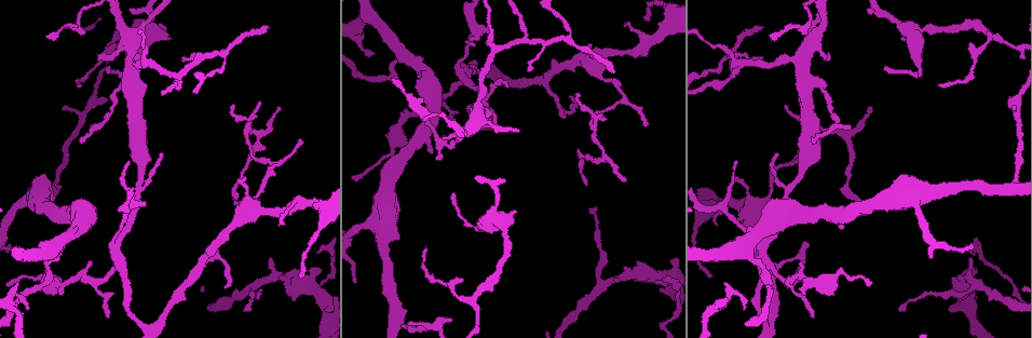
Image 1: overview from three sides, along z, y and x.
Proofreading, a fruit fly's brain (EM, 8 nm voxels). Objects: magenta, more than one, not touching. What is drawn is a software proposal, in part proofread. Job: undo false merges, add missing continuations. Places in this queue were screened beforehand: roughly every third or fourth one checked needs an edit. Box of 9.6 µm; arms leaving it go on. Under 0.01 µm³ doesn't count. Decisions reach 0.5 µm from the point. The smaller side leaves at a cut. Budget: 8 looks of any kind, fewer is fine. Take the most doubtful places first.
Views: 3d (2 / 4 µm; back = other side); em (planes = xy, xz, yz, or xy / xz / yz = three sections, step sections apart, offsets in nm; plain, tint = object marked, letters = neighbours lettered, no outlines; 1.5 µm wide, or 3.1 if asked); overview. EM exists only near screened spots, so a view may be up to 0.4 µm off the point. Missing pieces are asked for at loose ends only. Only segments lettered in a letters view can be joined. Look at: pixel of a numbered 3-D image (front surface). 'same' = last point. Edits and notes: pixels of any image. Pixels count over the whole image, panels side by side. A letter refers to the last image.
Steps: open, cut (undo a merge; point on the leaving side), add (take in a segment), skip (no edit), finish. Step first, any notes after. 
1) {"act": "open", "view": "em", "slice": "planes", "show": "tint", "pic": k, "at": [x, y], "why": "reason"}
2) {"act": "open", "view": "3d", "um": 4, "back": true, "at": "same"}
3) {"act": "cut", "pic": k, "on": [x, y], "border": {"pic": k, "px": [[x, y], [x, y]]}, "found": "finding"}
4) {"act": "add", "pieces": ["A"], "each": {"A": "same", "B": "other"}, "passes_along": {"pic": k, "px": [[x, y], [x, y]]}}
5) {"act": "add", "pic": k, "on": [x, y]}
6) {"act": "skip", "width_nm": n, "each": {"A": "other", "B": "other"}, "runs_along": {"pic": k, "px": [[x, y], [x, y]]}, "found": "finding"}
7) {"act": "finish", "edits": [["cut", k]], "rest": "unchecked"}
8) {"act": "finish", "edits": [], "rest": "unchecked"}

{"act": "open", "view": "3d", "um": 2, "pic": 1, "at": [268, 28], "why": "thin end"}

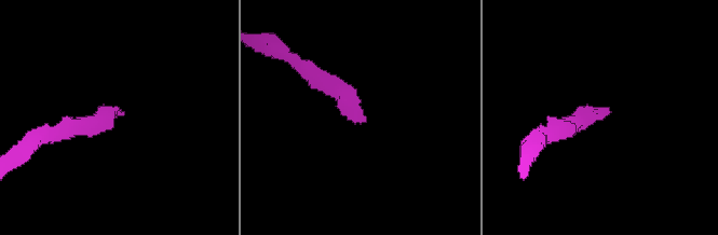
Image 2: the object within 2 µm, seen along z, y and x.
{"act": "open", "view": "em", "slice": "yz", "step": 8, "show": "letters", "pic": 2, "at": [365, 119], "why": "need the tissue"}

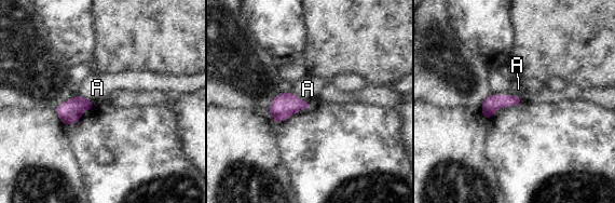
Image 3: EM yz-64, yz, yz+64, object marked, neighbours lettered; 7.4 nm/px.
{"act": "open", "view": "em", "slice": "planes", "show": "letters", "at": "same"}

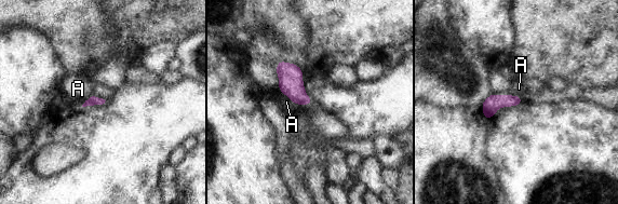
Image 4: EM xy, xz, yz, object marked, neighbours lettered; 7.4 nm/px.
{"act": "skip", "each": {"A": "other"}, "found": "no lettered segment goes on from it"}

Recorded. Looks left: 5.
{"act": "open", "view": "3d", "um": 4, "pic": 1, "at": [1013, 109], "why": "free end"}

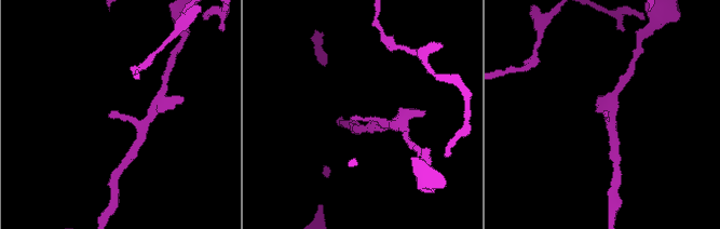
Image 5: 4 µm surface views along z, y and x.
{"act": "open", "view": "em", "slice": "planes", "show": "letters", "pic": 5, "at": [608, 118]}

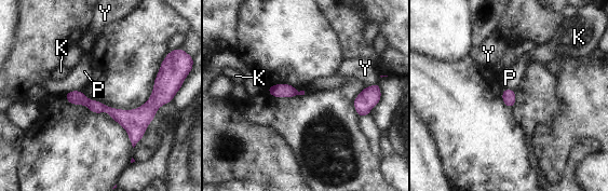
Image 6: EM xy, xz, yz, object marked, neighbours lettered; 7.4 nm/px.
{"act": "skip", "width_nm": 80, "each": {"K": "other", "P": "other", "Y": "other"}, "runs_along": {"pic": 6, "px": [[68, 95], [119, 116], [163, 100]]}, "found": "none of them fits"}

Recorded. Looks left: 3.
{"act": "open", "view": "3d", "um": 2, "pic": 1, "at": [717, 225], "why": "branch stops here"}

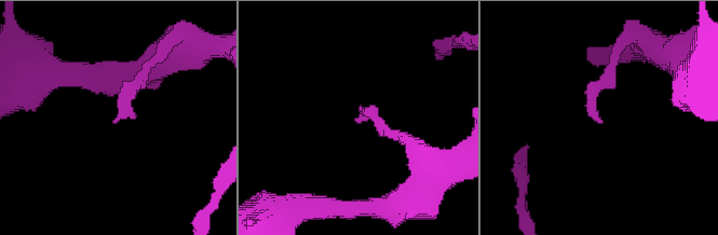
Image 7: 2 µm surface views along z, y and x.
{"act": "open", "view": "em", "slice": "planes", "show": "letters", "pic": 7, "at": [598, 122]}

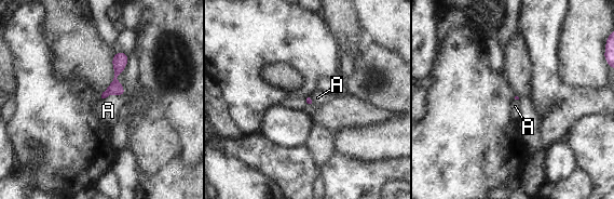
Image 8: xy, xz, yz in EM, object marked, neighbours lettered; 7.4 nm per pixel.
{"act": "skip", "each": {"A": "other"}, "found": "no lettered segment goes on from it"}

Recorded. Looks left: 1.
{"act": "finish", "edits": [], "rest": "unchecked"}

